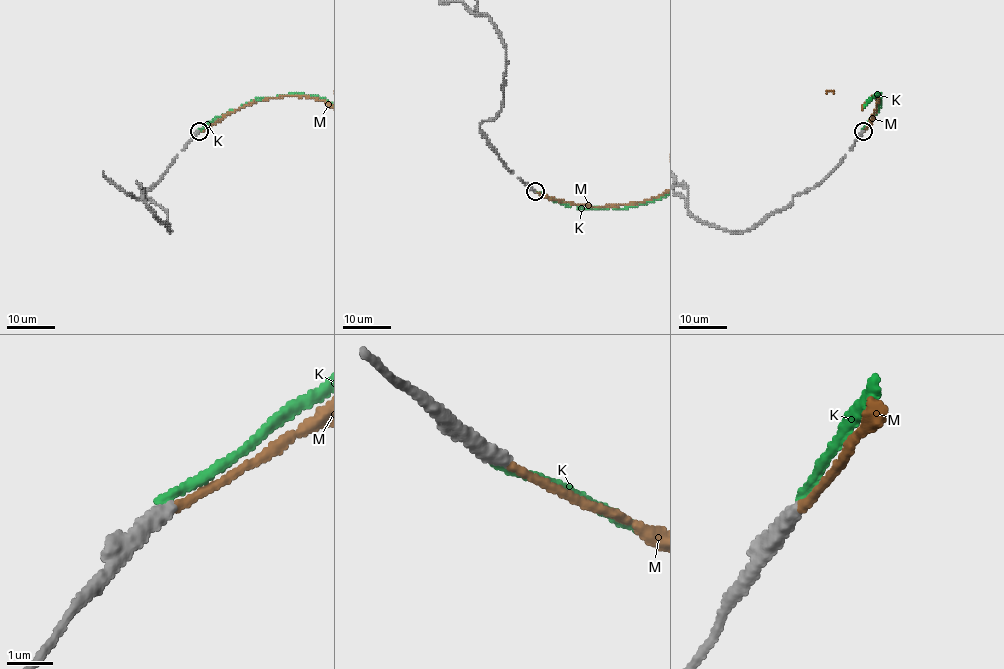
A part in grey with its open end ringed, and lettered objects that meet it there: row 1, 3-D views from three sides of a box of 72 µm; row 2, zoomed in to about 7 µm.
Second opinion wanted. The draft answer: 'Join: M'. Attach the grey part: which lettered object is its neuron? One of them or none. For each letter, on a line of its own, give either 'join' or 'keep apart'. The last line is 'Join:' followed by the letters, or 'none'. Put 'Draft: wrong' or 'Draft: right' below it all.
K: keep apart
M: join
Join: M
Draft: right

